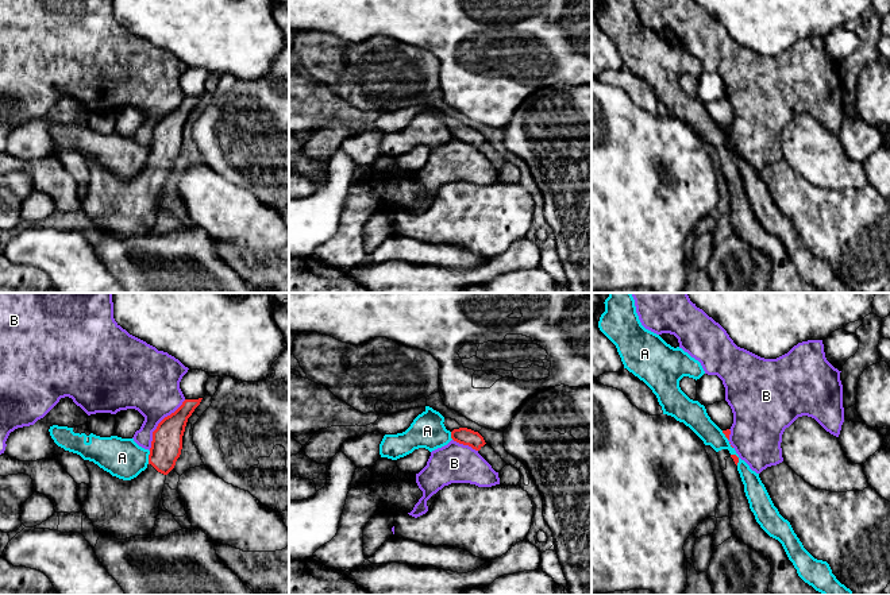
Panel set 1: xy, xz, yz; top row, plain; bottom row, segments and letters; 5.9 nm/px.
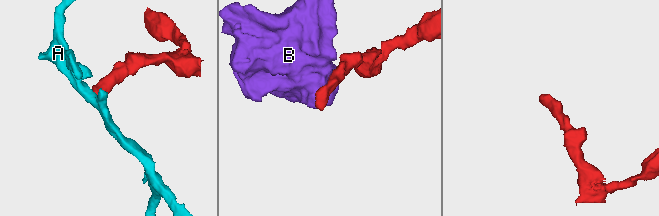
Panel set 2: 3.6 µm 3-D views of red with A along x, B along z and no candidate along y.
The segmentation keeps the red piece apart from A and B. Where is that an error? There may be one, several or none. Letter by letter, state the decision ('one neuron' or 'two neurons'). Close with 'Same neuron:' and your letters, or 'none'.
A: two neurons
B: two neurons
Same neuron: none

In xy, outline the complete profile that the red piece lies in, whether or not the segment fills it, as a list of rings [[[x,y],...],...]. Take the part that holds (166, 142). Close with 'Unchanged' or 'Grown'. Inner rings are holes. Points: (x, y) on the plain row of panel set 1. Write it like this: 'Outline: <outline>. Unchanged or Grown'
Outline: [[[185,97],[174,111],[158,121],[153,130],[147,166],[136,175],[119,177],[93,159],[85,158],[90,181],[82,209],[100,231],[117,237],[151,233],[166,173],[181,152],[188,116],[201,97]]]. Grown

